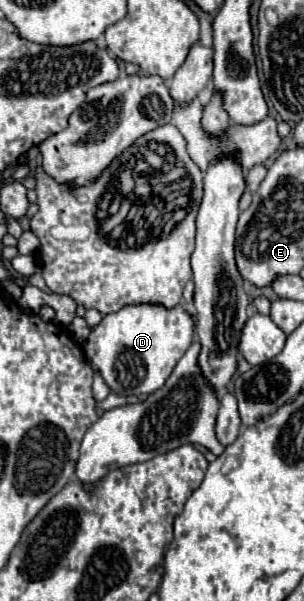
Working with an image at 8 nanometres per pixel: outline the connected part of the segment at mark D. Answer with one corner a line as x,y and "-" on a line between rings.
158,303
126,305
90,329
84,343
88,363
98,369
110,391
118,395
150,395
170,377
178,359
186,353
194,337
194,317
180,305
166,309

